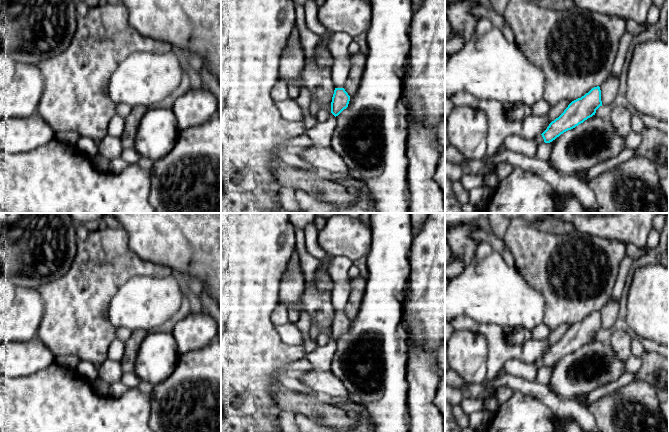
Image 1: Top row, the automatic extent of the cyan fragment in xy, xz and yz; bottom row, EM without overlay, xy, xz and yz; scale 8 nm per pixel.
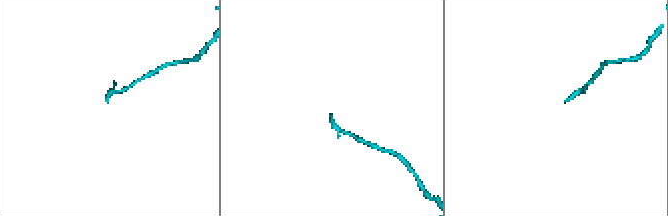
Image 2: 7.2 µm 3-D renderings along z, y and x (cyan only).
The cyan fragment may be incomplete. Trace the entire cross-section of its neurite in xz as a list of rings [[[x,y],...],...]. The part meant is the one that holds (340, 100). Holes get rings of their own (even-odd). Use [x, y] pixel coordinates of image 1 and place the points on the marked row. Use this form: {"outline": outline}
{"outline": [[[335,88],[331,102],[331,113],[336,117],[348,107],[350,96],[344,88]]]}

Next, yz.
{"outline": [[[600,87],[592,88],[581,98],[572,101],[564,112],[552,121],[540,135],[526,139],[518,135],[509,135],[503,145],[506,150],[514,151],[528,157],[535,157],[538,147],[542,143],[550,143],[564,132],[571,130],[595,115],[602,106]]]}

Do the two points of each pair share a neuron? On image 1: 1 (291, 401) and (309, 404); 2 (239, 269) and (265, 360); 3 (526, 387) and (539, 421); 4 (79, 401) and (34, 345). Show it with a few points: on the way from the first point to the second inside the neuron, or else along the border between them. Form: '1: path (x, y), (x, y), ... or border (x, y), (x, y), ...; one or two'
1: path (295, 402), (305, 403); one
2: path (239, 292), (239, 308), (250, 337); one
3: border (515, 390), (534, 395), (549, 407); two
4: border (54, 361), (28, 375); two

